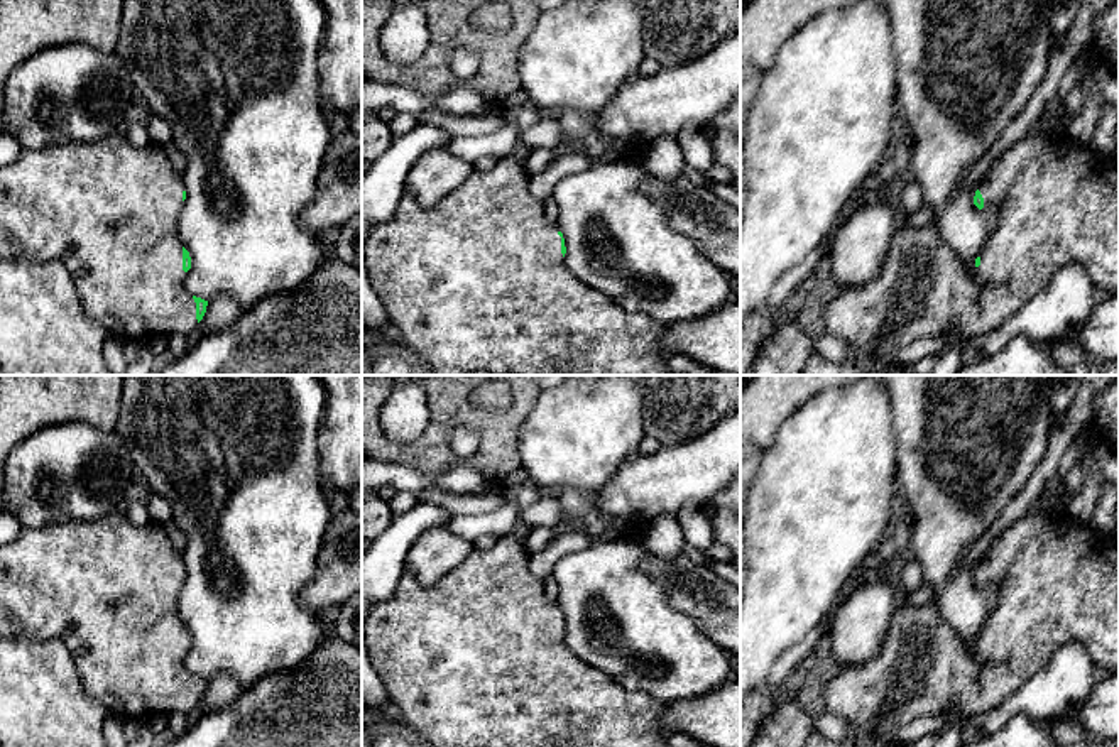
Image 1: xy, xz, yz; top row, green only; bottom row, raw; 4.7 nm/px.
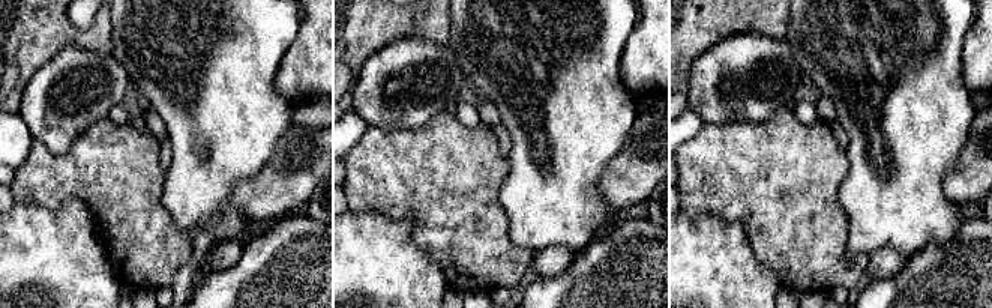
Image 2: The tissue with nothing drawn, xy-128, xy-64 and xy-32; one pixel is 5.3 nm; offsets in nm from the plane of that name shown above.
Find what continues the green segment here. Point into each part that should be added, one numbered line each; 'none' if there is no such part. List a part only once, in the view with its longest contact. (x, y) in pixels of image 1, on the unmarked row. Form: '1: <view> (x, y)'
1: xy (107, 588)

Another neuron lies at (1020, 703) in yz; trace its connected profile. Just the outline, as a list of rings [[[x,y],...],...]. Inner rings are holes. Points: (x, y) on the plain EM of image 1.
[[[1068,642],[1001,706],[980,715],[962,713],[957,725],[985,735],[1002,728],[1016,715],[1024,715],[1038,725],[1072,717],[1072,708],[1087,700],[1094,683],[1095,666],[1087,649],[1078,642]]]

